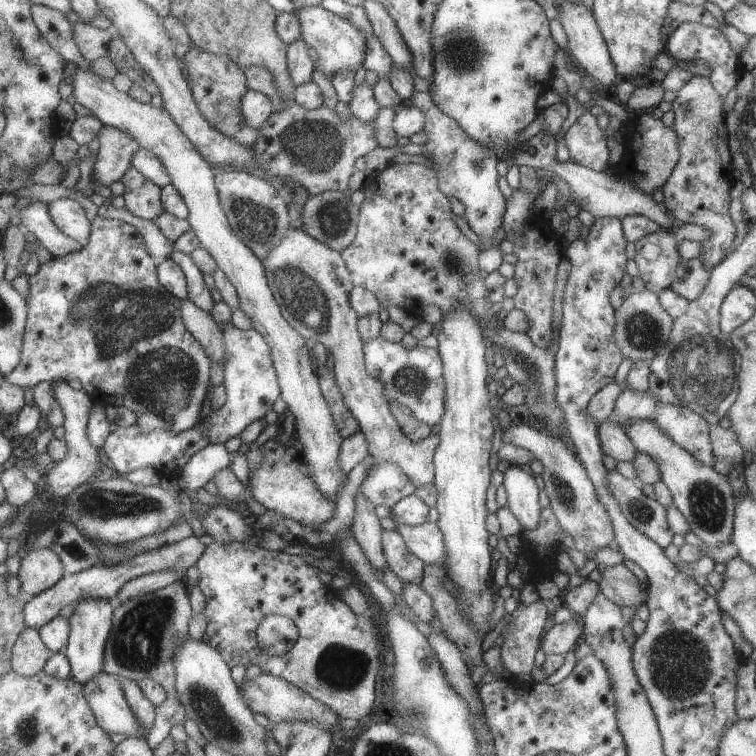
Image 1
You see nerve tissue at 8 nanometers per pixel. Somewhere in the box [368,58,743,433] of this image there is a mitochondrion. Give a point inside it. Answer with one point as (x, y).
(698, 369)

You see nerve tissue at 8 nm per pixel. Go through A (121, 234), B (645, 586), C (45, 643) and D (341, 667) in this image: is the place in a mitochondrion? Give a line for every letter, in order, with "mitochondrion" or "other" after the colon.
A: other
B: other
C: other
D: mitochondrion

